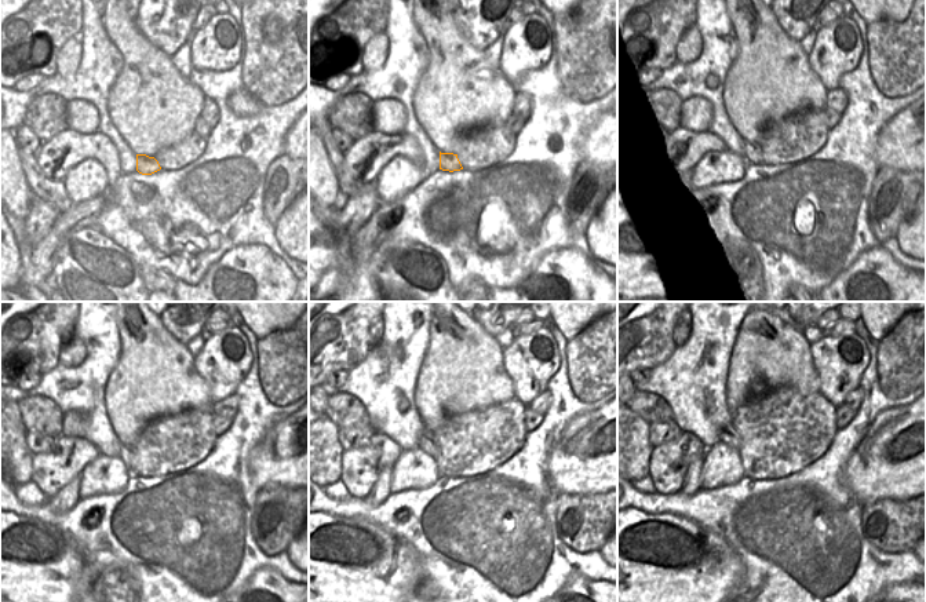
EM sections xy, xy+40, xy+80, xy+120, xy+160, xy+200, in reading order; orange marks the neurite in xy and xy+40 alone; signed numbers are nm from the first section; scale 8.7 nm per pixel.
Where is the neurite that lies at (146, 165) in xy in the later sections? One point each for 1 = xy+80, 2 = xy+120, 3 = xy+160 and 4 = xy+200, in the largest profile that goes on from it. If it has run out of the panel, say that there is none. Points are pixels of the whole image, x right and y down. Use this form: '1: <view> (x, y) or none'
1: xy+80 (753, 154)
2: xy+120 (126, 453)
3: xy+160 (427, 441)
4: xy+200 (729, 436)

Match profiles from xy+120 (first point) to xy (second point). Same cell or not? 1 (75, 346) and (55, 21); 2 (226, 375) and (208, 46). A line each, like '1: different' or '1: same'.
1: different
2: same

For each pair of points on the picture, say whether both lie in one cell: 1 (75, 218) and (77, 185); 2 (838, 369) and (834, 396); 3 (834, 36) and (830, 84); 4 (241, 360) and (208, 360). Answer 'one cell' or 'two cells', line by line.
1: two cells
2: one cell
3: one cell
4: one cell

